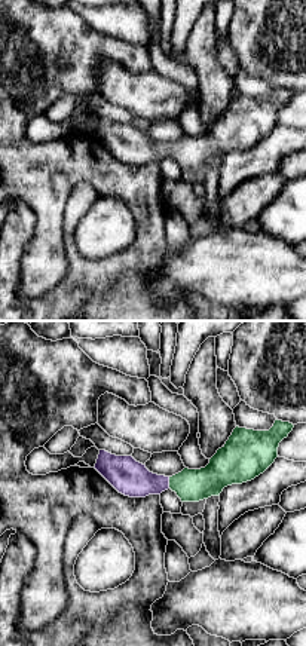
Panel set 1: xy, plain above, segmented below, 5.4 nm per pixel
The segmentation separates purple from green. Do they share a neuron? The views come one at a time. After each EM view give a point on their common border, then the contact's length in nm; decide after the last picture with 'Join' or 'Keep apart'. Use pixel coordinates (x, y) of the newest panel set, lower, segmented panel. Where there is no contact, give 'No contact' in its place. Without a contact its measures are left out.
Touches purple at (168, 483). Shared border 60 nm

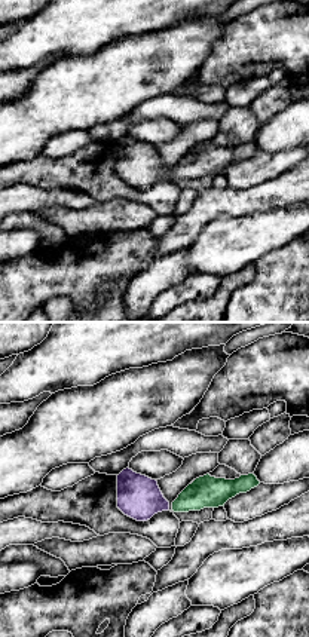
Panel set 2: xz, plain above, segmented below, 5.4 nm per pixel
No contact

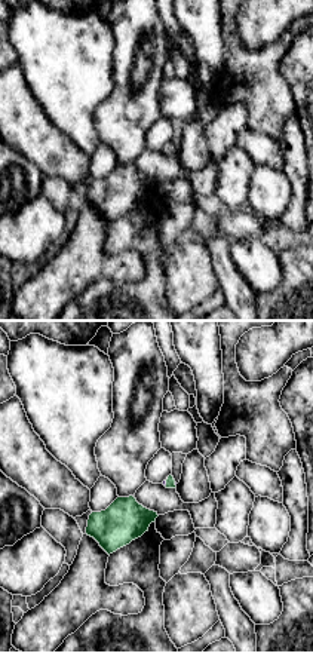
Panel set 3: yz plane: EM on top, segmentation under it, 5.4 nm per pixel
Touches purple at (165, 484). Shared border 30 nm

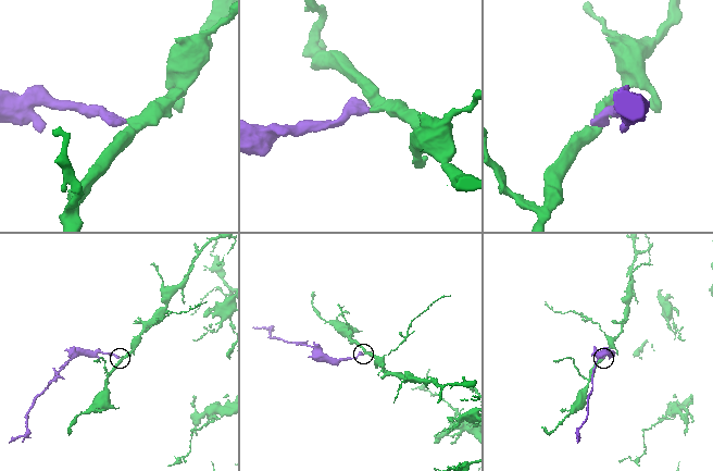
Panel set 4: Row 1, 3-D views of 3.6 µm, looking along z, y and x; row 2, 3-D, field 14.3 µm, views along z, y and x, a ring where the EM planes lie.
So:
Join

